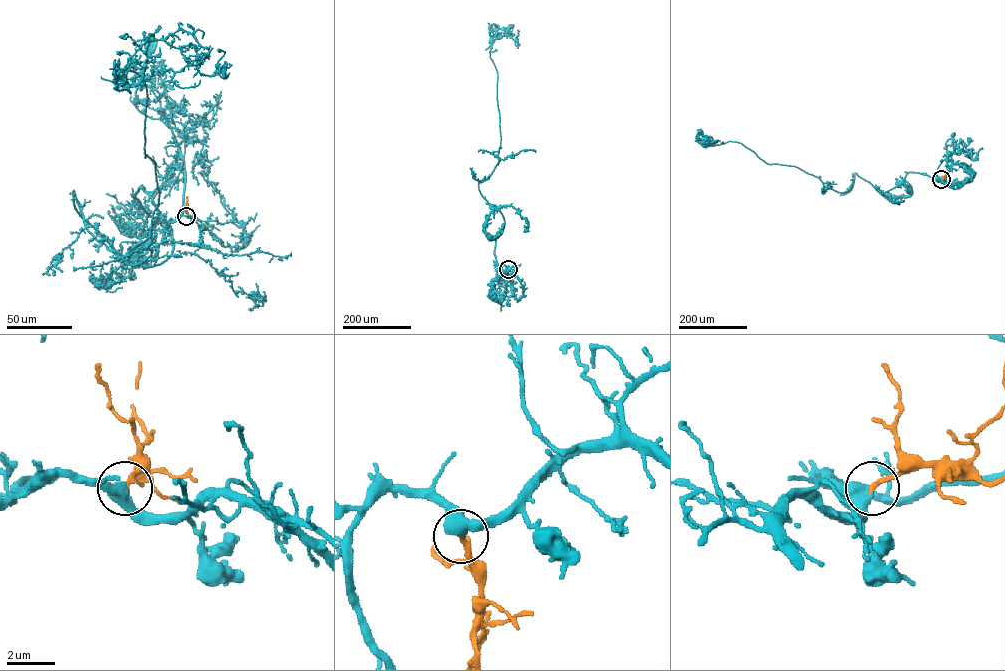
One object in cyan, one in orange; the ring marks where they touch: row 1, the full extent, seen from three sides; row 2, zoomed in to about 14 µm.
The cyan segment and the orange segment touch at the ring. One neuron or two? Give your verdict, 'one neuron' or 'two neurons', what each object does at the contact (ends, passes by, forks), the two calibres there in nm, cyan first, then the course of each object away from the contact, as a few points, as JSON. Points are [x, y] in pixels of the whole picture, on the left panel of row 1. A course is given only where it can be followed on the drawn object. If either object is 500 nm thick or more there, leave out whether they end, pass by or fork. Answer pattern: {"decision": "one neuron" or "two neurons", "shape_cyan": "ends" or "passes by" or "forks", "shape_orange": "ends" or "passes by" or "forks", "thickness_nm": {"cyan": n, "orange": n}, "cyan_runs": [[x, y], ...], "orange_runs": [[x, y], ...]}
{"decision": "one neuron", "shape_cyan": "passes by", "shape_orange": "ends", "thickness_nm": {"cyan": 440, "orange": 200}, "cyan_runs": [[186, 216], [181, 216], [184, 162], [167, 121], [171, 113], [164, 67], [161, 60], [153, 59], [149, 49]], "orange_runs": [[186, 216], [187, 196]]}

